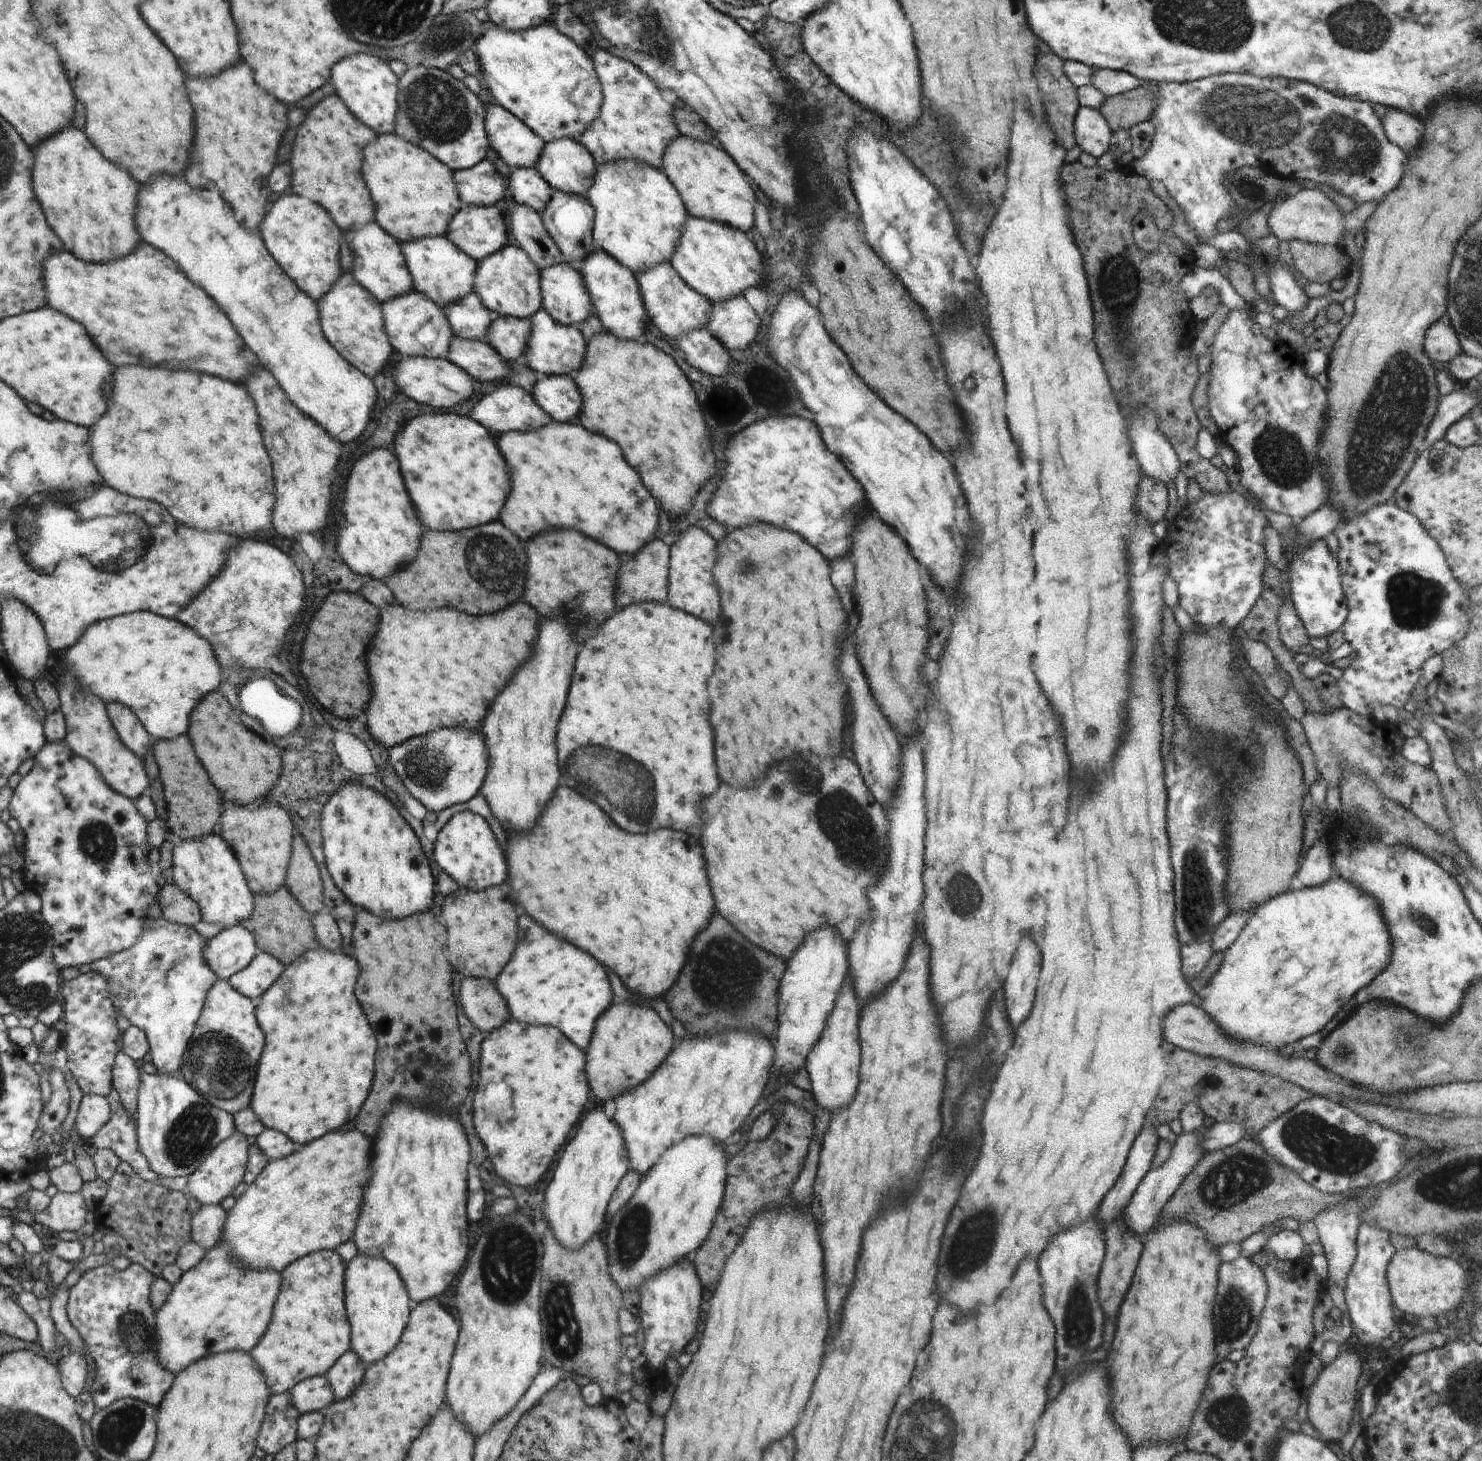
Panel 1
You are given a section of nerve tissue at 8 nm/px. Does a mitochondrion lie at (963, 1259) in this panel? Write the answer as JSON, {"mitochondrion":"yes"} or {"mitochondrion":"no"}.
{"mitochondrion":"yes"}

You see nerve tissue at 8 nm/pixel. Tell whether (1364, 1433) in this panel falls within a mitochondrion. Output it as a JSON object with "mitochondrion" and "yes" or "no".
{"mitochondrion":"no"}

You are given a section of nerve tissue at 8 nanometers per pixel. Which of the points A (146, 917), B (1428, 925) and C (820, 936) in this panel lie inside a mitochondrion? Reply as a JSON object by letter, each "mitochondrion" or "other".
{"A":"other","B":"mitochondrion","C":"other"}

